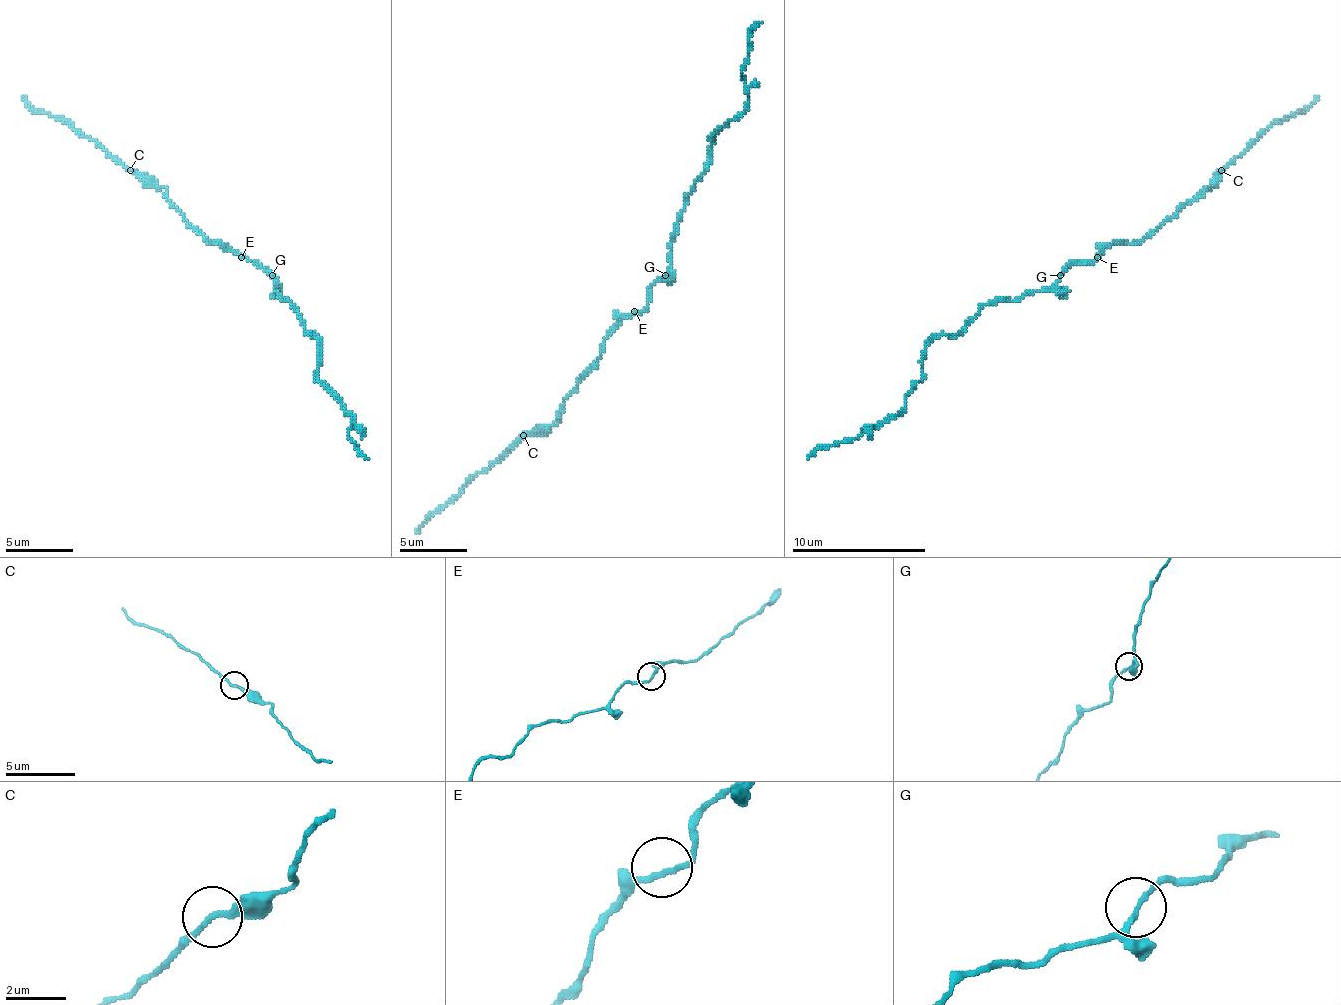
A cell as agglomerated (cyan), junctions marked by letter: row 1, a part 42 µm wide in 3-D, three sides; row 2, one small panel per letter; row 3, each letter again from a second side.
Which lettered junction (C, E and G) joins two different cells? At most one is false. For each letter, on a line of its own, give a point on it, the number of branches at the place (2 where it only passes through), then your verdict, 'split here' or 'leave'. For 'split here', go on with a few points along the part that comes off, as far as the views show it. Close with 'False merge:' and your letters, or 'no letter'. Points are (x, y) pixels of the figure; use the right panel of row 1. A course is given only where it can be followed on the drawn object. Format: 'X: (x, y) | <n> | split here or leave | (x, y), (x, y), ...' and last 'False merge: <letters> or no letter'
C: (1221, 170) | 2 | leave
E: (1097, 257) | 2 | leave
G: (1060, 275) | 2 | split here | (1060, 274), (1043, 291), (986, 304), (959, 335), (939, 335), (895, 415), (808, 459)
False merge: G

